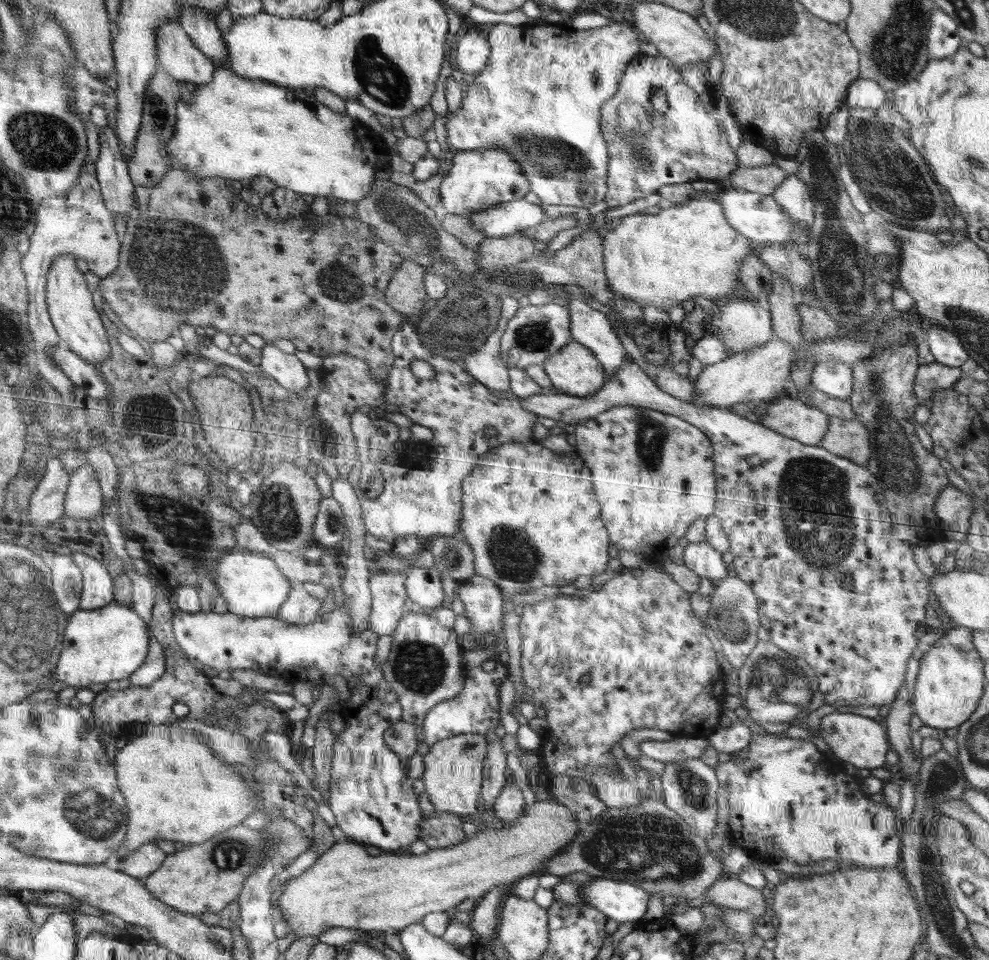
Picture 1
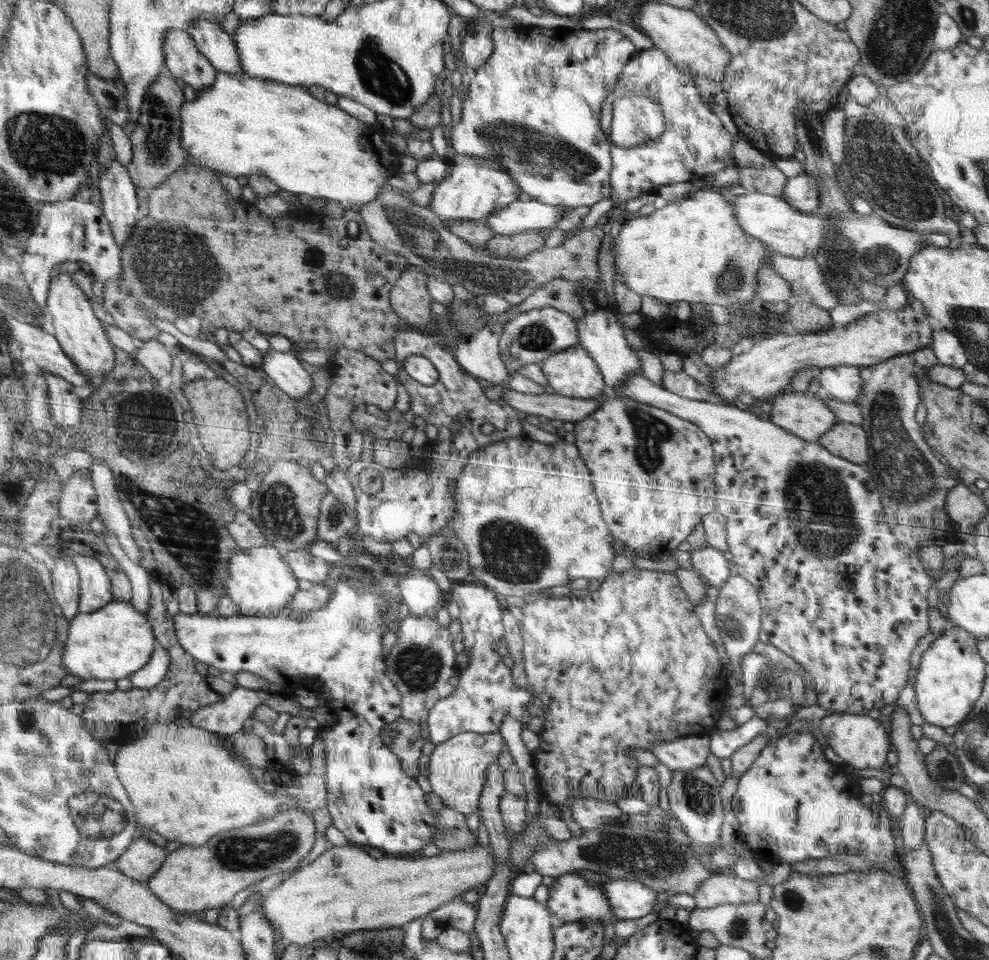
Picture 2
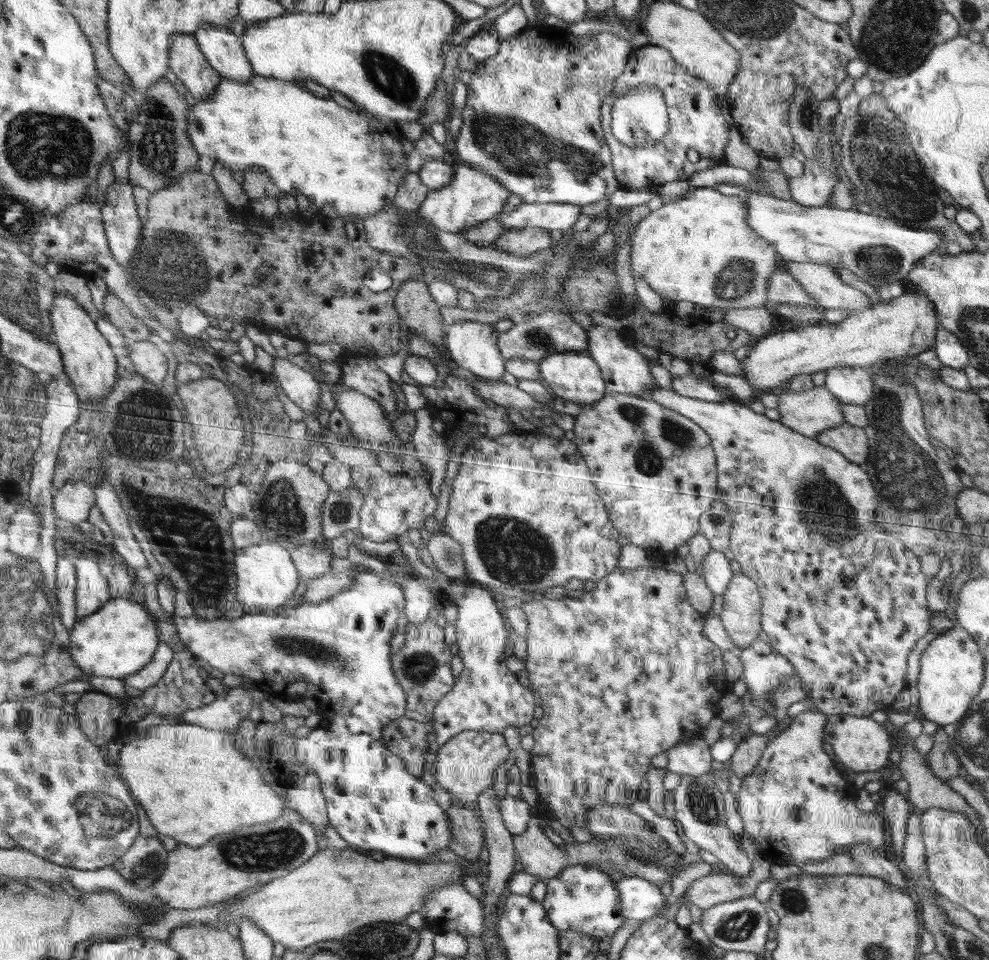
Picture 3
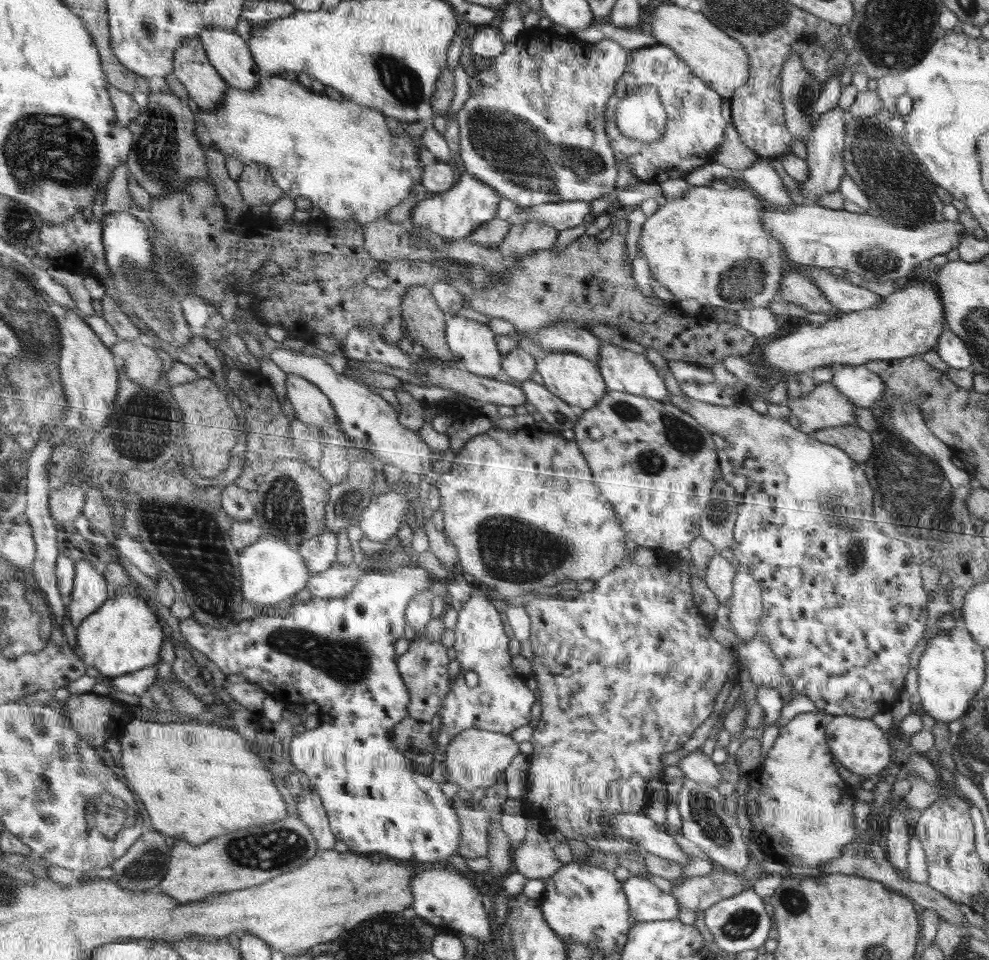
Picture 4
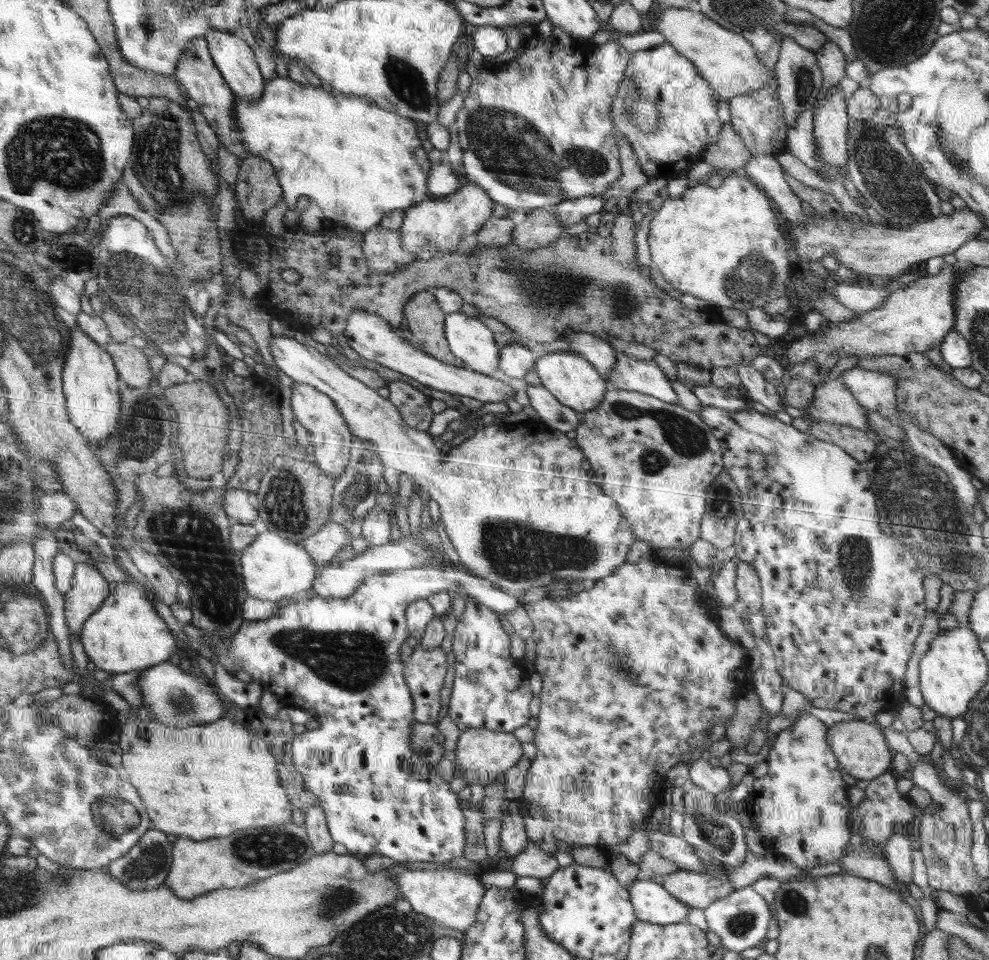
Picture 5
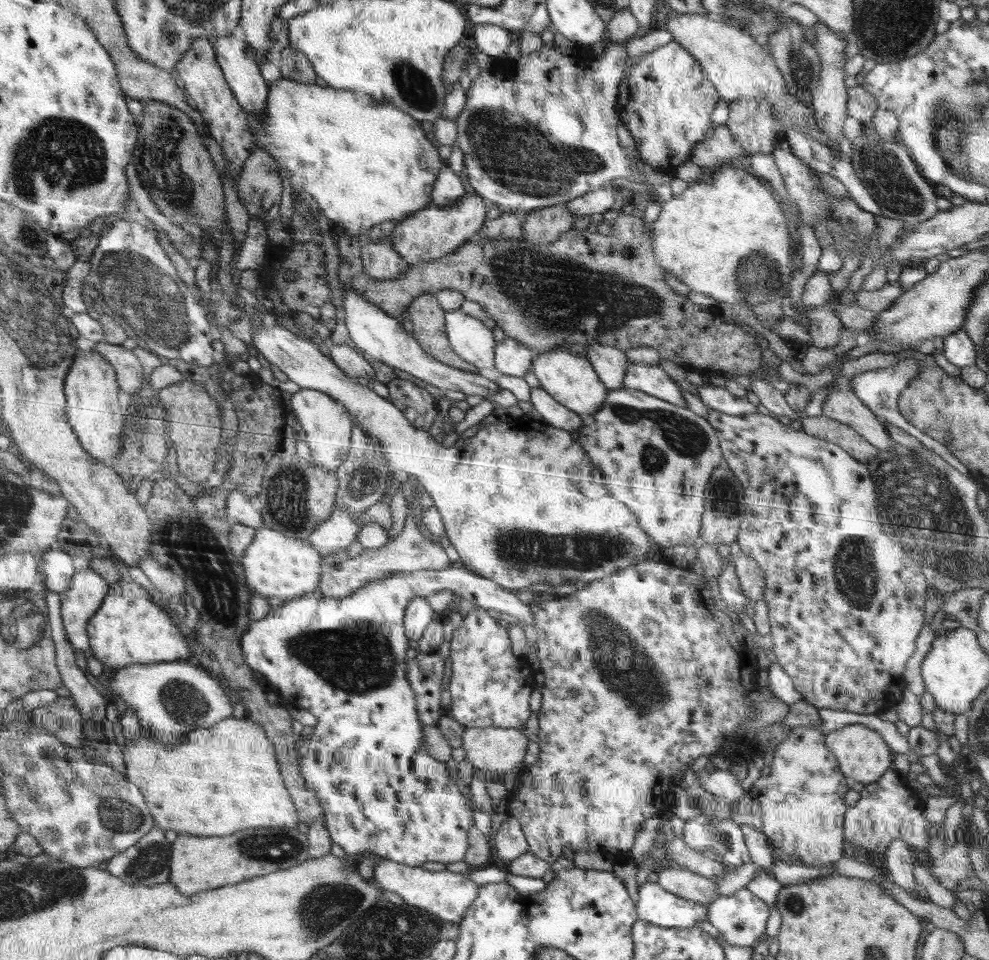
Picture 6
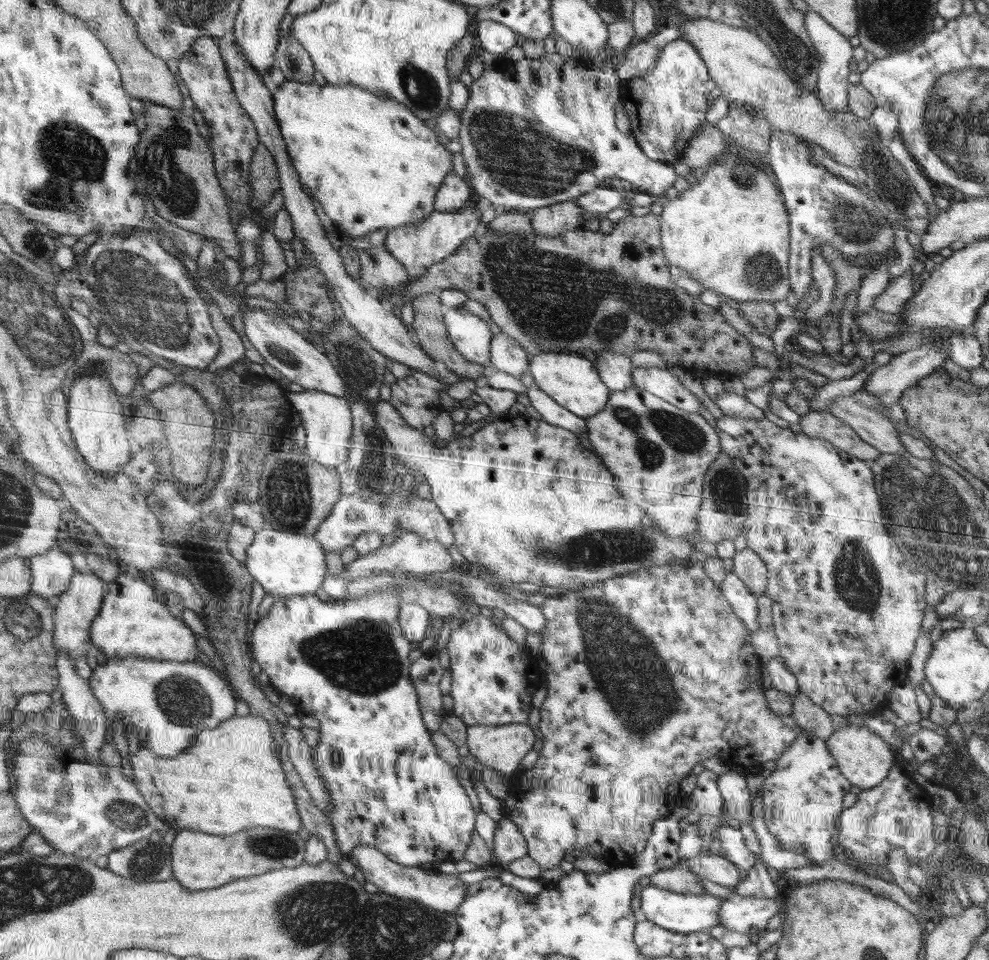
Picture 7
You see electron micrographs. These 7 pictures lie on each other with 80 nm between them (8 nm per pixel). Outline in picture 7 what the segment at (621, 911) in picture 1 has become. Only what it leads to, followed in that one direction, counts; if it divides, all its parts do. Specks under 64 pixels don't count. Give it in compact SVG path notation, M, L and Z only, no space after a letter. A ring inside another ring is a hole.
M648 885L640 892L640 904L644 916L650 922L657 924L668 931L688 934L688 932L702 932L719 925L718 909L724 897L711 894L680 894L674 891Z

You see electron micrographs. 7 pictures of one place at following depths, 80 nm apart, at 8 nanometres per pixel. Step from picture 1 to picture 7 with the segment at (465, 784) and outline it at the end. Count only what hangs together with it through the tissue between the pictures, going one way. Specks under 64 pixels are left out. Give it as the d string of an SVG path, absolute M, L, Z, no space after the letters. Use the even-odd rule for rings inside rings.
M529 724L476 725L467 727L467 732L464 749L469 748L469 754L476 758L479 769L493 768L506 775L520 768L520 761L533 749L535 743L535 734Z

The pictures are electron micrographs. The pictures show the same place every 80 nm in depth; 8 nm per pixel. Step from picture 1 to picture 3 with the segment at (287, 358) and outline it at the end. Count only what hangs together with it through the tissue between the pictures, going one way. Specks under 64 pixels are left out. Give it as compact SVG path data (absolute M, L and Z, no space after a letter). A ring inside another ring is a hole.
M283 352L273 360L271 374L280 382L284 394L296 406L302 408L306 414L312 414L320 394L319 381L314 376L288 361Z

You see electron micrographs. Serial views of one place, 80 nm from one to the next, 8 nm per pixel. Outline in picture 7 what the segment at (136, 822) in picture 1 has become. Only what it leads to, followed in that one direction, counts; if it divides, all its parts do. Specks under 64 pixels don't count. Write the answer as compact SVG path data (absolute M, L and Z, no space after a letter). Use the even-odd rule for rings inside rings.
M236 715L216 728L200 732L196 736L196 744L191 744L186 751L173 757L161 757L140 746L136 752L130 752L128 762L134 774L133 782L164 828L177 824L182 829L228 836L256 826L297 833L302 826L295 795L287 784L287 775L278 757L278 744L271 732L271 725L263 717Z

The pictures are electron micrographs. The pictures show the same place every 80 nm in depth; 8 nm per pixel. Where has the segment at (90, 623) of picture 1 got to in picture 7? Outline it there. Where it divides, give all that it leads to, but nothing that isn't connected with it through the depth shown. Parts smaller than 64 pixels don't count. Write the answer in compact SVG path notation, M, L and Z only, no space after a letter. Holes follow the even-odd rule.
M123 570L109 583L108 596L103 608L92 623L92 644L106 658L140 658L158 661L192 662L196 658L196 639L194 631L174 618L166 606L156 600L156 592L139 577Z

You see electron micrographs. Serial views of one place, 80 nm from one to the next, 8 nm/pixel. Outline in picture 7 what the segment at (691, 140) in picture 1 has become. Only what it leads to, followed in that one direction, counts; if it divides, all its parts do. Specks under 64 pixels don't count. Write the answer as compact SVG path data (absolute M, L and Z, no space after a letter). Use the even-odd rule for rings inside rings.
M684 38L664 46L652 68L632 80L627 80L626 86L620 89L620 99L626 107L628 120L630 120L630 134L636 139L642 152L652 160L672 165L681 160L684 149L689 143L688 140L694 138L707 122L706 113L713 104L712 100L716 100L720 95L720 87L710 78L700 53Z

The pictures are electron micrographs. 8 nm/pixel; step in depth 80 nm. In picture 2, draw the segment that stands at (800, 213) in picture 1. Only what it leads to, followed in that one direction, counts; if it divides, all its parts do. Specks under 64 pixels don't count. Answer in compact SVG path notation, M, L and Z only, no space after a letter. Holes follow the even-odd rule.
M809 174L788 177L780 197L794 208L808 213L815 211L820 200L819 181Z

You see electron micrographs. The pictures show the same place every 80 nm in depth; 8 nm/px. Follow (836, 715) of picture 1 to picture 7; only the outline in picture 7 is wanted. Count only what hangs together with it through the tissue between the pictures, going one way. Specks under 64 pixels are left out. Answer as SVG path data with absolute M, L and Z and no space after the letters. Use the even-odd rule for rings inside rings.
M846 724L825 740L828 752L837 760L840 772L852 785L869 789L880 784L887 777L888 771L898 758L895 752L882 737L872 733L864 725Z

